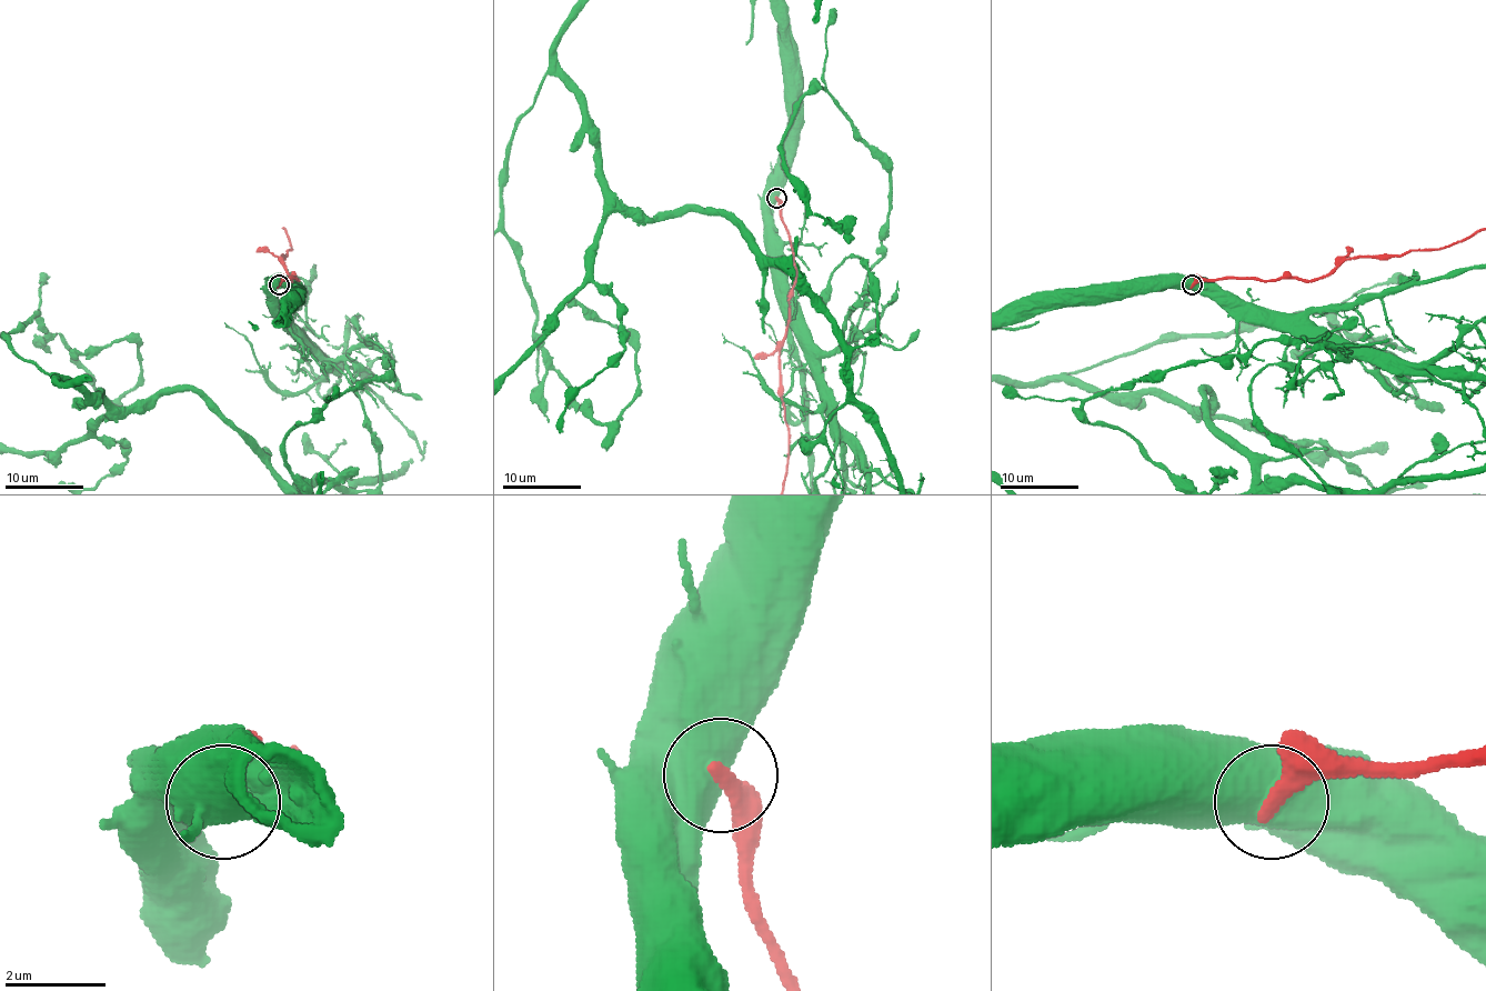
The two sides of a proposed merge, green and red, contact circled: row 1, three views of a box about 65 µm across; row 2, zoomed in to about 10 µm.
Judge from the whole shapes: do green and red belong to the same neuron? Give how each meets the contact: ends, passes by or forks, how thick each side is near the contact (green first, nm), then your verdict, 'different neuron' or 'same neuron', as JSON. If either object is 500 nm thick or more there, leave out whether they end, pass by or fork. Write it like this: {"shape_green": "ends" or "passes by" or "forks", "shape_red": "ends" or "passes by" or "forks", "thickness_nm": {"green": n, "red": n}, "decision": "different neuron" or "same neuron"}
{"thickness_nm": {"green": 800, "red": 360}, "decision": "different neuron"}

